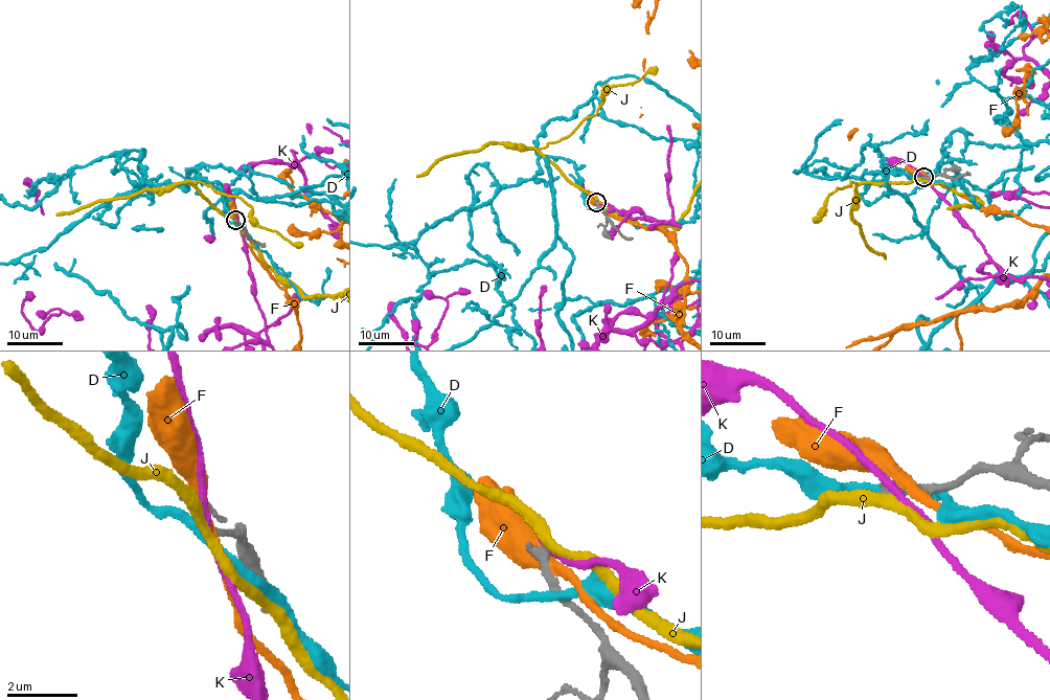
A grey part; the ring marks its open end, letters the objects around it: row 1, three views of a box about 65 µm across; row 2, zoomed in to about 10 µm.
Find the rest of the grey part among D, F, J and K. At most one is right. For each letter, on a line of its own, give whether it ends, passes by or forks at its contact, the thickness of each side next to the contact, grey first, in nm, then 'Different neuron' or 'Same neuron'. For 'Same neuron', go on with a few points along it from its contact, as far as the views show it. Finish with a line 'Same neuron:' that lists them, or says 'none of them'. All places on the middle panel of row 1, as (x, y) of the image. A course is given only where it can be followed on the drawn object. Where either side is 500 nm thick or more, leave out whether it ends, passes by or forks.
D: It passes by. Thickness 180 nm (grey) against 240 nm. Different neuron
F: It passes by. Thickness 280 nm (grey) against 320 nm. Different neuron
J: It passes by. Thickness 240 nm (grey) against 320 nm. Different neuron
K: It passes by. Thickness 260 nm (grey) against 180 nm. Different neuron
Same neuron: none of them

